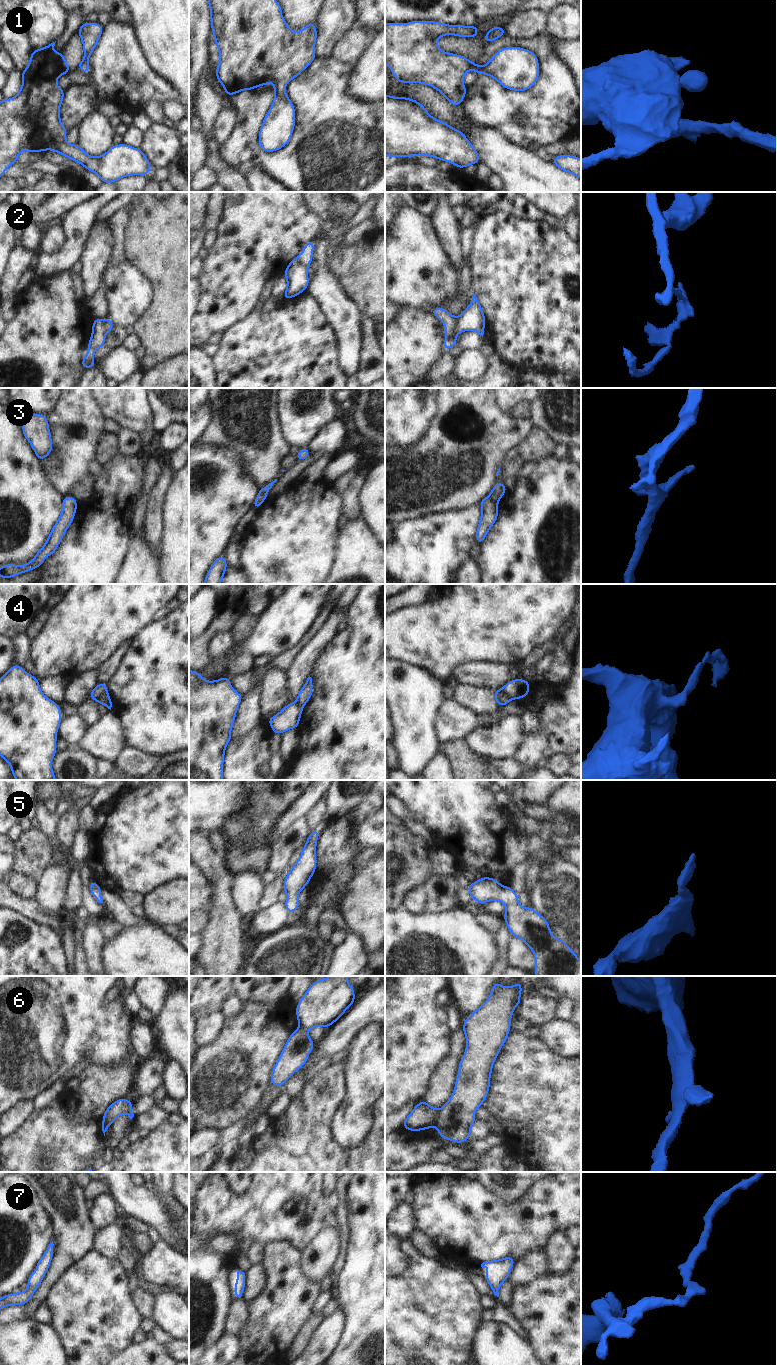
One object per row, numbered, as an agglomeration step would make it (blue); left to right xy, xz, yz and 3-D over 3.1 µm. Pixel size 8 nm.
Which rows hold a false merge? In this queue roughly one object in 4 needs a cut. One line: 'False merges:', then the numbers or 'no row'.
False merges: 2, 4, 6

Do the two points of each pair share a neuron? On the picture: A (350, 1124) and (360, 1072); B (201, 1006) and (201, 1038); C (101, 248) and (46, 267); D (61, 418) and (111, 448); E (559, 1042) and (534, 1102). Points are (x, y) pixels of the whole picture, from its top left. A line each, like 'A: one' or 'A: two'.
A: one
B: two
C: two
D: two
E: two

